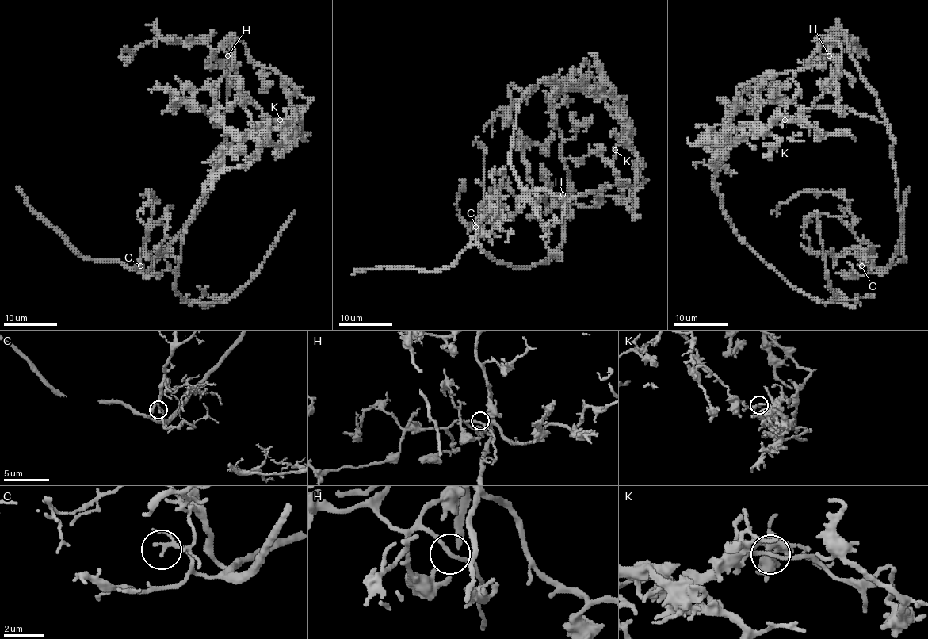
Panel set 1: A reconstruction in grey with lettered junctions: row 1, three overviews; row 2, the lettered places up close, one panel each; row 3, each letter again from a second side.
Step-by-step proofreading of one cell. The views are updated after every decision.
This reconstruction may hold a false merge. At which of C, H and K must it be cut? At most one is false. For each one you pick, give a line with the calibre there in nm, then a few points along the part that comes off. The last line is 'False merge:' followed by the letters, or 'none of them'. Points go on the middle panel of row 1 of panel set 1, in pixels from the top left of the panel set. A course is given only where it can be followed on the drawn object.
K: calibre 190 nm; course (615, 150), (624, 118), (599, 94), (543, 79), (521, 98), (510, 164), (528, 190), (570, 200), (630, 181)
False merge: K

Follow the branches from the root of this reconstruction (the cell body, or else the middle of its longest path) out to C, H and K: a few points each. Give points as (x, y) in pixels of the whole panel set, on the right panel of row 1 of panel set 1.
C: (798, 70), (833, 33), (842, 35), (893, 139), (902, 239), (883, 272), (861, 265)
H: (798, 70), (804, 69), (814, 51), (835, 33), (835, 40), (829, 48), (829, 55)
K: (798, 70), (794, 77), (798, 85), (798, 94), (784, 110), (785, 114), (796, 120), (784, 120)

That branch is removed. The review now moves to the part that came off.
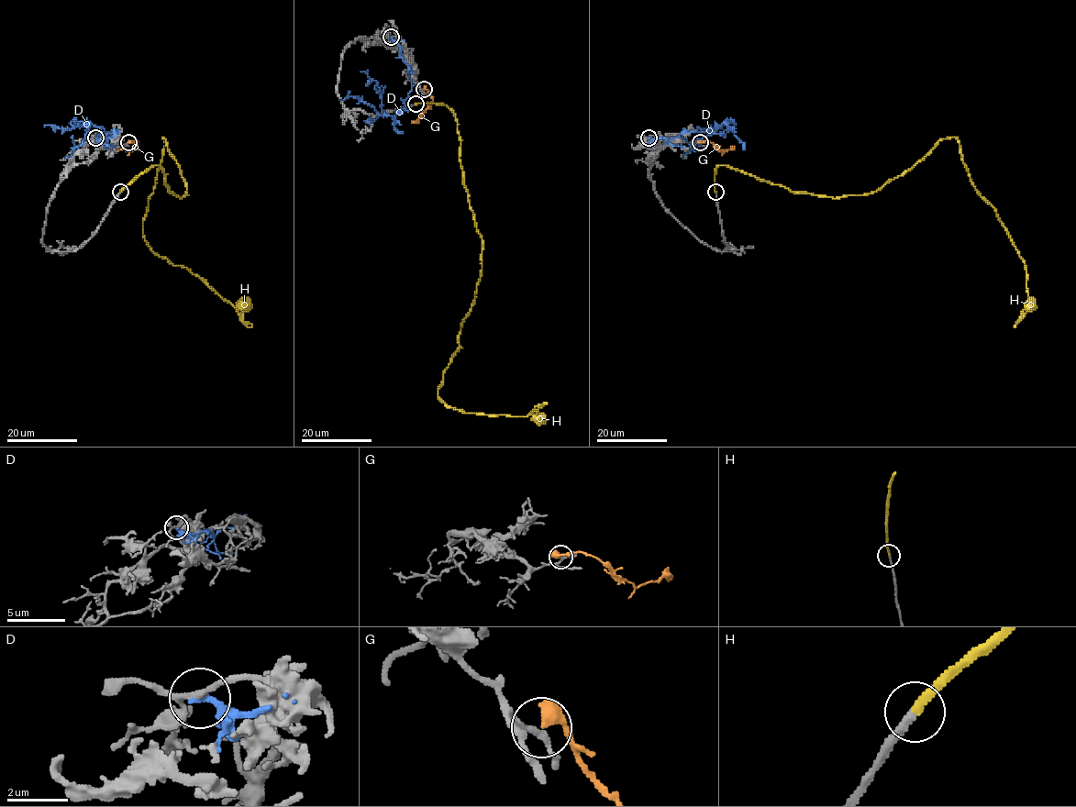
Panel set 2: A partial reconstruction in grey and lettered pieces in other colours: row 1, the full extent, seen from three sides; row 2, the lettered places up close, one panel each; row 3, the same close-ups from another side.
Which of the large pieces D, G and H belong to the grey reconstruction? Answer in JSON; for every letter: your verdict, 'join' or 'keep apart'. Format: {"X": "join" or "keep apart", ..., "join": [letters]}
{"D": "keep apart", "G": "keep apart", "H": "join", "join": ["H"]}

